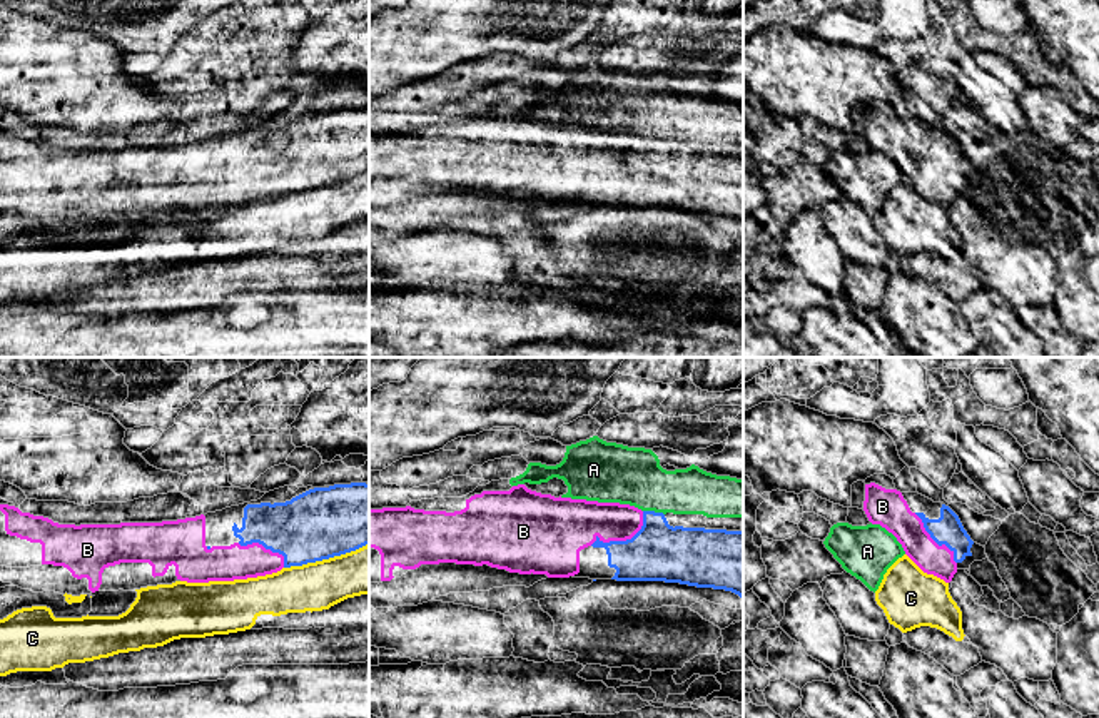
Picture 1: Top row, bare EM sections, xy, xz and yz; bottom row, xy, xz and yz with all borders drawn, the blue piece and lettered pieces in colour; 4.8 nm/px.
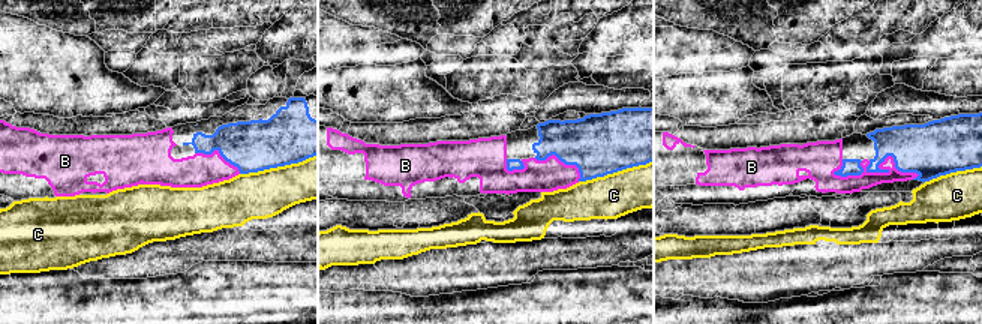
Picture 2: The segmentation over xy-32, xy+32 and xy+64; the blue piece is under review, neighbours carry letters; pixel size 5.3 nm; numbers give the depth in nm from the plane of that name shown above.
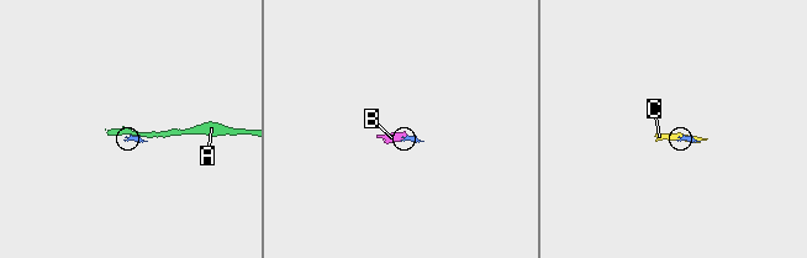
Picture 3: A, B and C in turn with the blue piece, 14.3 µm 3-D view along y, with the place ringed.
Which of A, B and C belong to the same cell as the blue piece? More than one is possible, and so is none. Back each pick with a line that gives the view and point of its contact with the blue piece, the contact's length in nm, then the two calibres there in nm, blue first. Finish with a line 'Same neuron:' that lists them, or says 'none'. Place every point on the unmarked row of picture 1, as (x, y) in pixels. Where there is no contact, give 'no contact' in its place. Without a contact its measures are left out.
B: contact xz (623, 167); length 300 nm; calibres 280 and 240 nm
Same neuron: B

